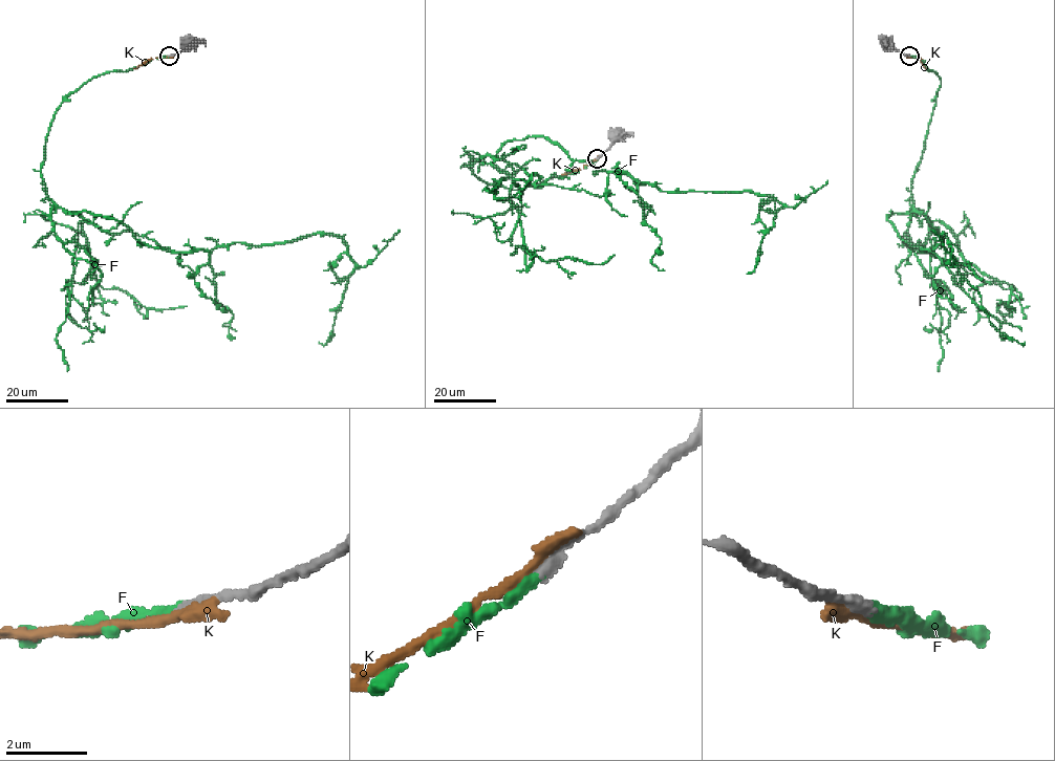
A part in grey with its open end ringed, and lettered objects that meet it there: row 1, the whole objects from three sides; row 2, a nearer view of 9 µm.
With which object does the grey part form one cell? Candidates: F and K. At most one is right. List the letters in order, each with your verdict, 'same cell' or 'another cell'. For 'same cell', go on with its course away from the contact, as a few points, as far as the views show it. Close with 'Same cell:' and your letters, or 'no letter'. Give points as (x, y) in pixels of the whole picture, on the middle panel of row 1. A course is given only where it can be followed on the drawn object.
F: same cell | via (598, 158), (509, 189), (469, 162), (544, 136), (662, 191), (771, 196), (782, 207), (746, 274)
K: another cell
Same cell: F

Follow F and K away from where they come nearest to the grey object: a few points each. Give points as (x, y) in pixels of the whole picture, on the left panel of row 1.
F: (170, 56), (67, 96), (45, 140), (46, 196), (171, 252), (339, 236), (354, 268), (318, 342)
K: (170, 56), (148, 59), (134, 68)

